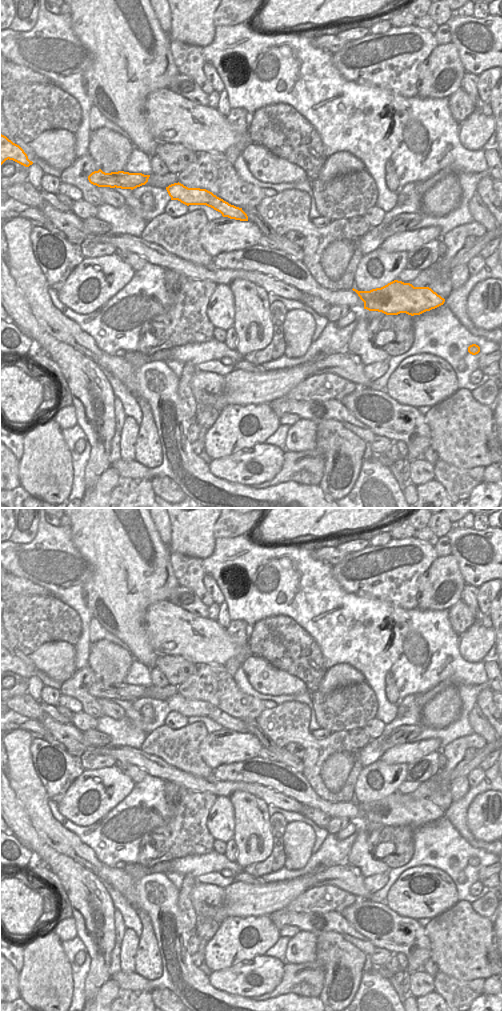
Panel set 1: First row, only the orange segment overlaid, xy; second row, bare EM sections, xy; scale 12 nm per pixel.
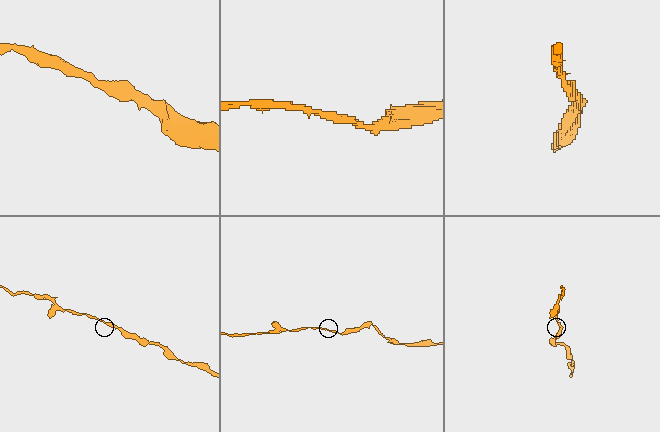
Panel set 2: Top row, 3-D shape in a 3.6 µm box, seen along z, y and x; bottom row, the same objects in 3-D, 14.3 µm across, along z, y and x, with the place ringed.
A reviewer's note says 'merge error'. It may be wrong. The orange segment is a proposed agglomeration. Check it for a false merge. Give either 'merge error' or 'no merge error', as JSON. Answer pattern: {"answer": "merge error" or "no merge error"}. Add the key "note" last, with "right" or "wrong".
{"answer": "no merge error", "note": "wrong"}

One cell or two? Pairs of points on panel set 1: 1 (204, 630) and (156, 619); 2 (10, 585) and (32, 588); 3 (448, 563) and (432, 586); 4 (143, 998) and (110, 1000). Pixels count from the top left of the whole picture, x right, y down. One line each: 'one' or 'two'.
1: one
2: one
3: one
4: one

